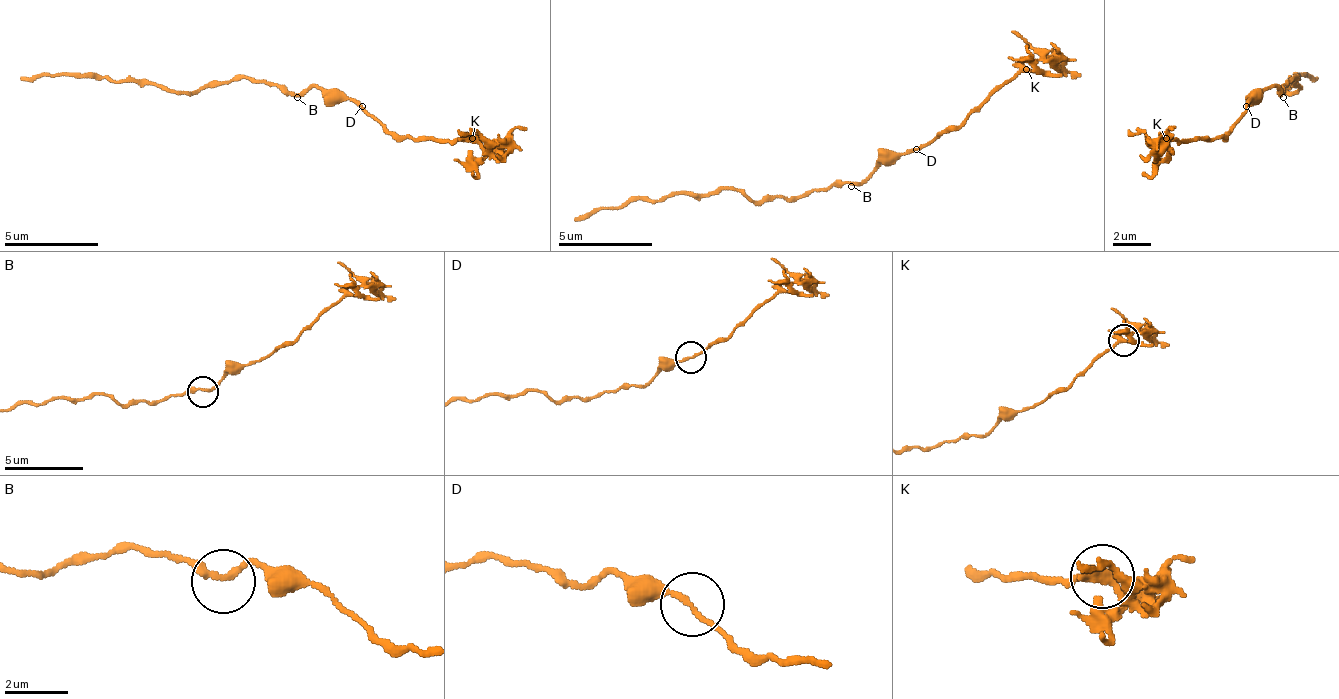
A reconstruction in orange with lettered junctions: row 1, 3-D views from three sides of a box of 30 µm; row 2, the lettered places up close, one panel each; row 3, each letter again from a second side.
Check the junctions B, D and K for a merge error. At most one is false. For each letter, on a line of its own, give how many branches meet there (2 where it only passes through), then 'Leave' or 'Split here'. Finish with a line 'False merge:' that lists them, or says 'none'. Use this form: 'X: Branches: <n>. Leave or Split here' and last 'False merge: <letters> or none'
B: Branches: 2. Leave
D: Branches: 2. Leave
K: Branches: 3. Split here
False merge: K

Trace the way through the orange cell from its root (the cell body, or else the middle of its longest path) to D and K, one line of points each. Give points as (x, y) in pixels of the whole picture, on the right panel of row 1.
D: (1278, 93), (1268, 88), (1245, 107)
K: (1278, 93), (1273, 88), (1259, 93), (1240, 116), (1212, 140), (1165, 140)

